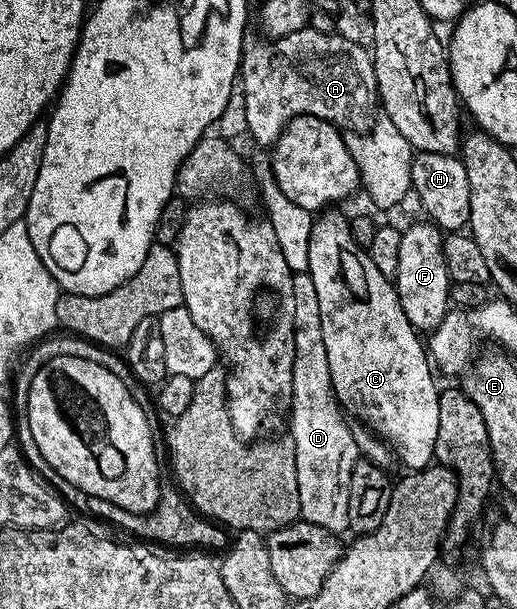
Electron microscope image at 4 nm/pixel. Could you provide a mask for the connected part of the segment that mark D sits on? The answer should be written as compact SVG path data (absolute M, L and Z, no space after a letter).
M307 273L294 274L291 290L295 300L295 369L291 379L291 401L287 408L289 431L293 434L291 446L297 470L297 488L301 502L301 519L334 533L344 532L349 526L347 501L351 493L351 469L359 454L352 437L350 422L331 385L331 369L327 366L327 348L323 345L323 317L319 317L319 297L315 294L315 281Z

